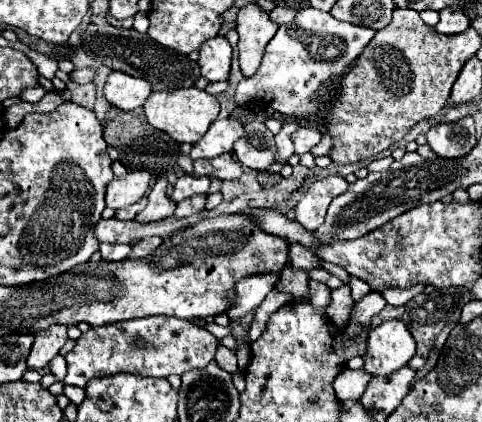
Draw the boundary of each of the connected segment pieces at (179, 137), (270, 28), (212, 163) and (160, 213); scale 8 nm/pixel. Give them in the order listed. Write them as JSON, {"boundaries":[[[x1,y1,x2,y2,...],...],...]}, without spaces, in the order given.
{"boundaries":[[[177,88,177,90,169,90,169,92,151,92,147,102,143,104,143,110,145,110,147,122,153,128,169,134,175,142,195,144,203,138,203,134,207,132,211,122,219,116,219,102,213,94,207,94,205,90]],[[255,2,243,6,237,16,237,32,239,32,239,66,241,74,253,76,261,64,267,42,275,36,277,26,271,24,267,12,263,12]],[[223,154,211,160,195,160,193,174,191,176,207,176,207,178,219,178,219,180,235,180,243,174,241,164,233,160,231,154]],[[157,180,149,192,149,204,141,210,135,220,141,224,151,224,163,218,169,218,175,210,175,202,167,196,167,180]]]}

